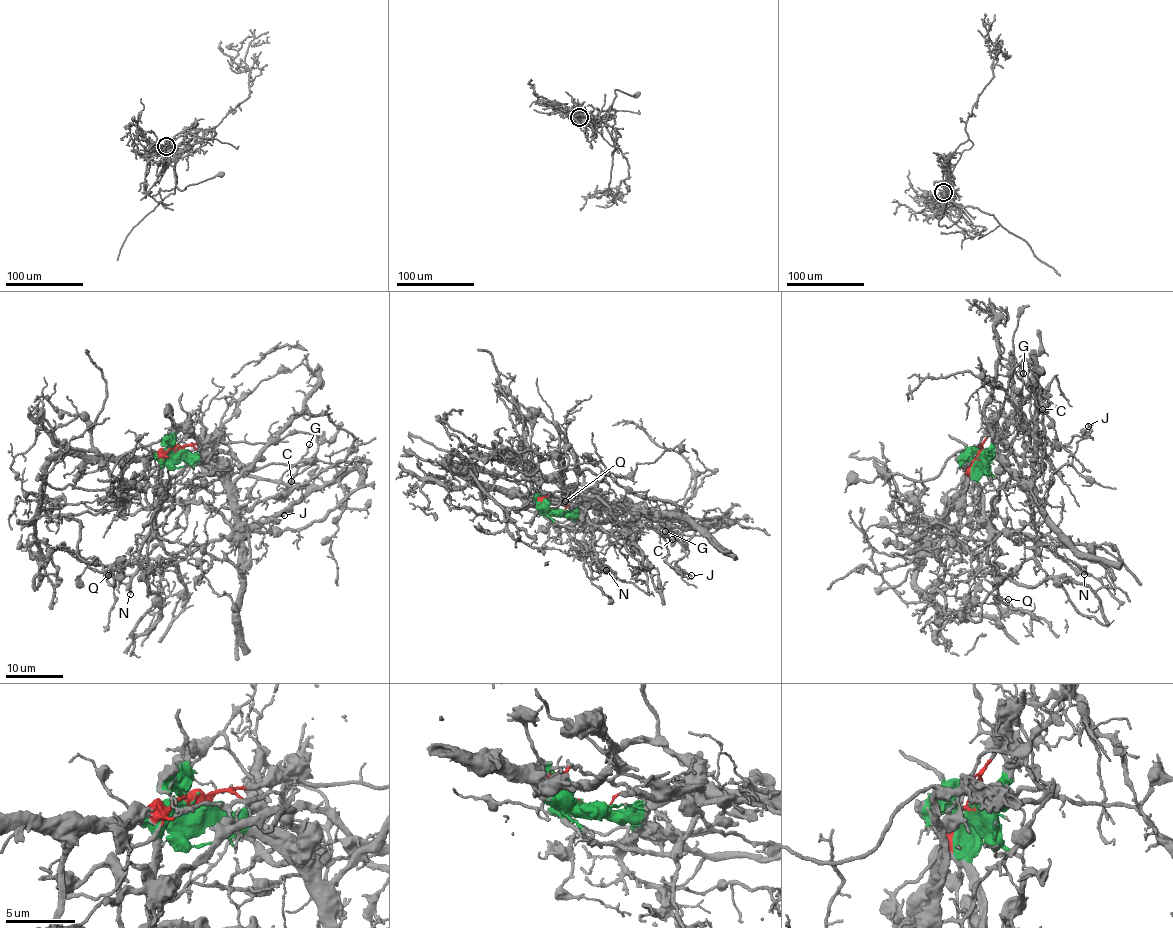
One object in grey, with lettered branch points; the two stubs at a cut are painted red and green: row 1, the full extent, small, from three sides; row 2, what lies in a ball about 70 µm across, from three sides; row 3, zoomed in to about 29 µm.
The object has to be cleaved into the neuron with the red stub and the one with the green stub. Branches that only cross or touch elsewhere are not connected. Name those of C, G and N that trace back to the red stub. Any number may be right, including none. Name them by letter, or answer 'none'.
C, G

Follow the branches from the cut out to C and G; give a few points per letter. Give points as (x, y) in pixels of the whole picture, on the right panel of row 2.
C: (980, 457), (983, 452), (981, 446), (988, 436), (995, 439), (1013, 421), (1025, 428), (1022, 429), (1042, 409)
G: (980, 457), (988, 436), (995, 439), (1013, 421), (1022, 429), (1028, 424), (1019, 401), (1024, 372)

